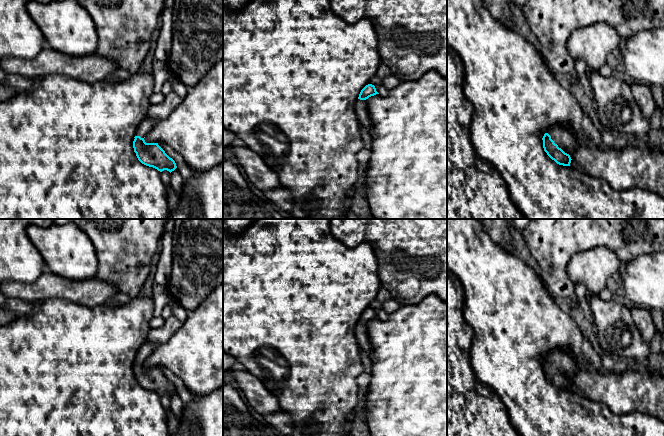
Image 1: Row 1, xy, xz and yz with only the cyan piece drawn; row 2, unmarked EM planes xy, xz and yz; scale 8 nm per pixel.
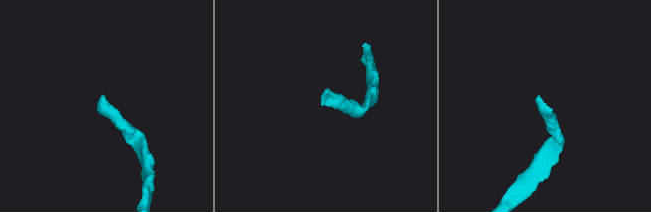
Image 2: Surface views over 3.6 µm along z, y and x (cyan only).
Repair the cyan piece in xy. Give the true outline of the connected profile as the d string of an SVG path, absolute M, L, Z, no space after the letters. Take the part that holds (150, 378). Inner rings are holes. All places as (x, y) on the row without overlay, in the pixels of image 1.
M146 341L141 345L133 365L134 376L142 388L160 396L167 394L171 397L177 392L175 385L165 377L158 367L146 367L144 364L155 348L156 345Z

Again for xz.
M368 308L361 314L359 321L355 327L355 336L360 350L368 353L372 352L372 344L370 336L367 332L367 323L376 318L379 317L376 315L375 310L372 308Z

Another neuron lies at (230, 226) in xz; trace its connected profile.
M223 219L223 232L231 235L242 234L256 219Z

